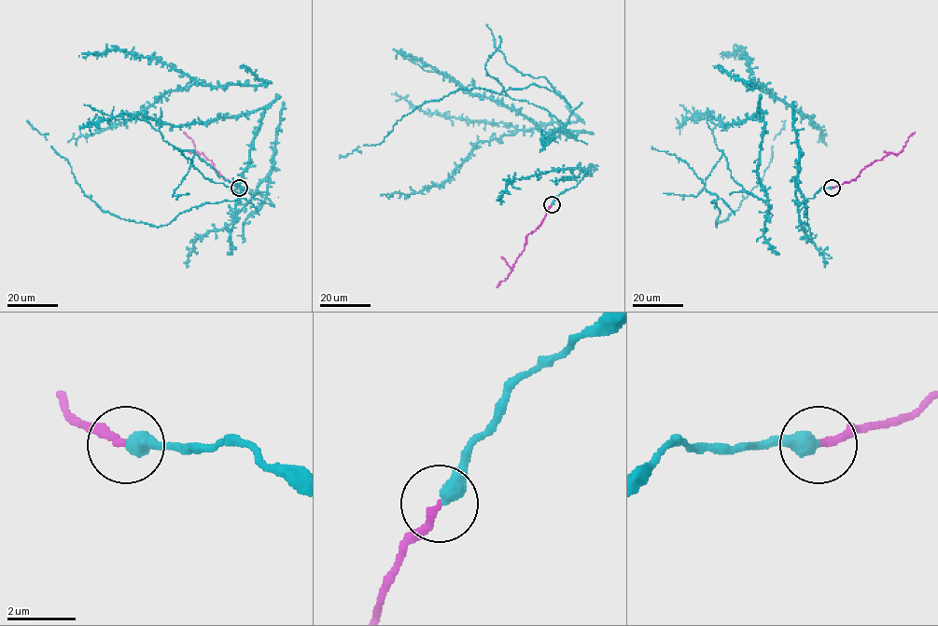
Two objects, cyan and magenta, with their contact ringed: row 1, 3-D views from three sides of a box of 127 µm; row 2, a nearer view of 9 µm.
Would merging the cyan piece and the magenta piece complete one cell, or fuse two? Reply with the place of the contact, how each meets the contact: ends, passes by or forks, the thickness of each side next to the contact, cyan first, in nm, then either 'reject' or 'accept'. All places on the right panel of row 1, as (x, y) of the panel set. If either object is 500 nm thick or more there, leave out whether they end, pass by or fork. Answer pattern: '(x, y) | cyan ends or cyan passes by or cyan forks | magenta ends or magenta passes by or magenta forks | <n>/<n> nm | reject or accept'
(832, 187) | cyan ends | magenta ends | 480/220 nm | accept

